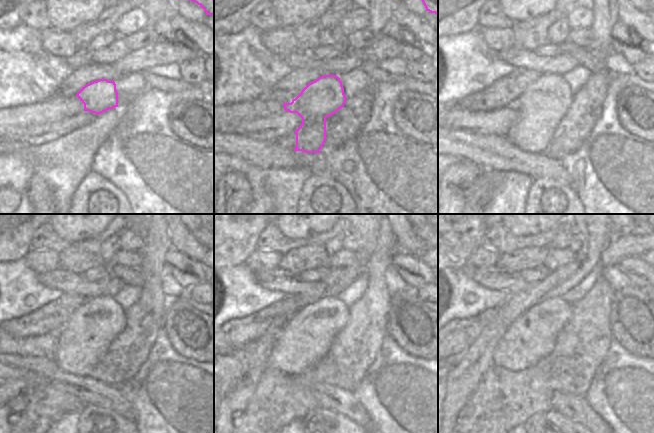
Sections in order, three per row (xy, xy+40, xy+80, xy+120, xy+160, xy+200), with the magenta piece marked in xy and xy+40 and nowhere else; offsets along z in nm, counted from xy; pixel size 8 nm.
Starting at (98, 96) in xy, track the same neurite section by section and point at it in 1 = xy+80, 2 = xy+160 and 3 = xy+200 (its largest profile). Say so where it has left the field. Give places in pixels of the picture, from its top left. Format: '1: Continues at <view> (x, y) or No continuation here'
1: Continues at xy+80 (541, 107)
2: Continues at xy+160 (306, 338)
3: Continues at xy+200 (532, 337)

